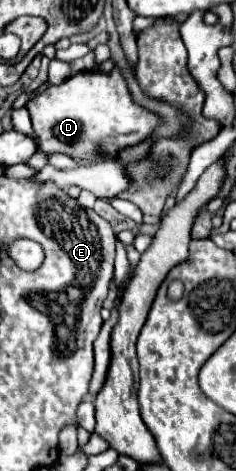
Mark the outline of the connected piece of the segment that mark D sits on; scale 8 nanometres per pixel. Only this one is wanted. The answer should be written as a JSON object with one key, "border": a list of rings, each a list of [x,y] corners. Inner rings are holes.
{"border":[[[117,67],[111,73],[77,73],[57,87],[47,87],[43,93],[27,101],[27,111],[35,135],[41,139],[45,153],[35,153],[25,164],[39,171],[47,161],[47,153],[65,153],[73,159],[89,159],[97,151],[117,155],[121,149],[147,139],[157,127],[157,115],[133,103],[125,79]]]}

